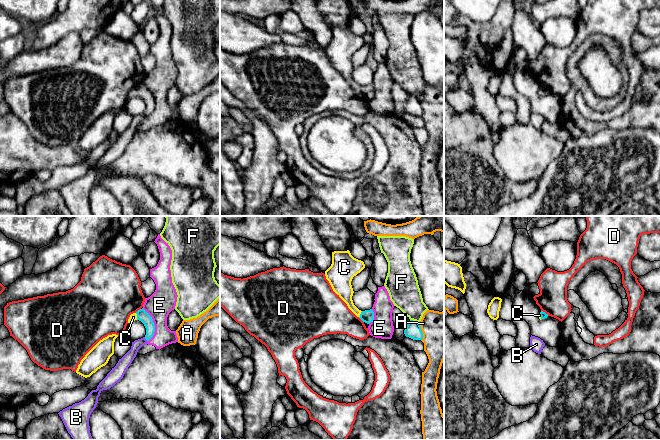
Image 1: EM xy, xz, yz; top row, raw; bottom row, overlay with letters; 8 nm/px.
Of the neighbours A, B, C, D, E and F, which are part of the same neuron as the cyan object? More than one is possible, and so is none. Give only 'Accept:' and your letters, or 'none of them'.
Accept: C

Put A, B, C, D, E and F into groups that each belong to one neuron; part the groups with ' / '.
A / B / C / D / E / F

